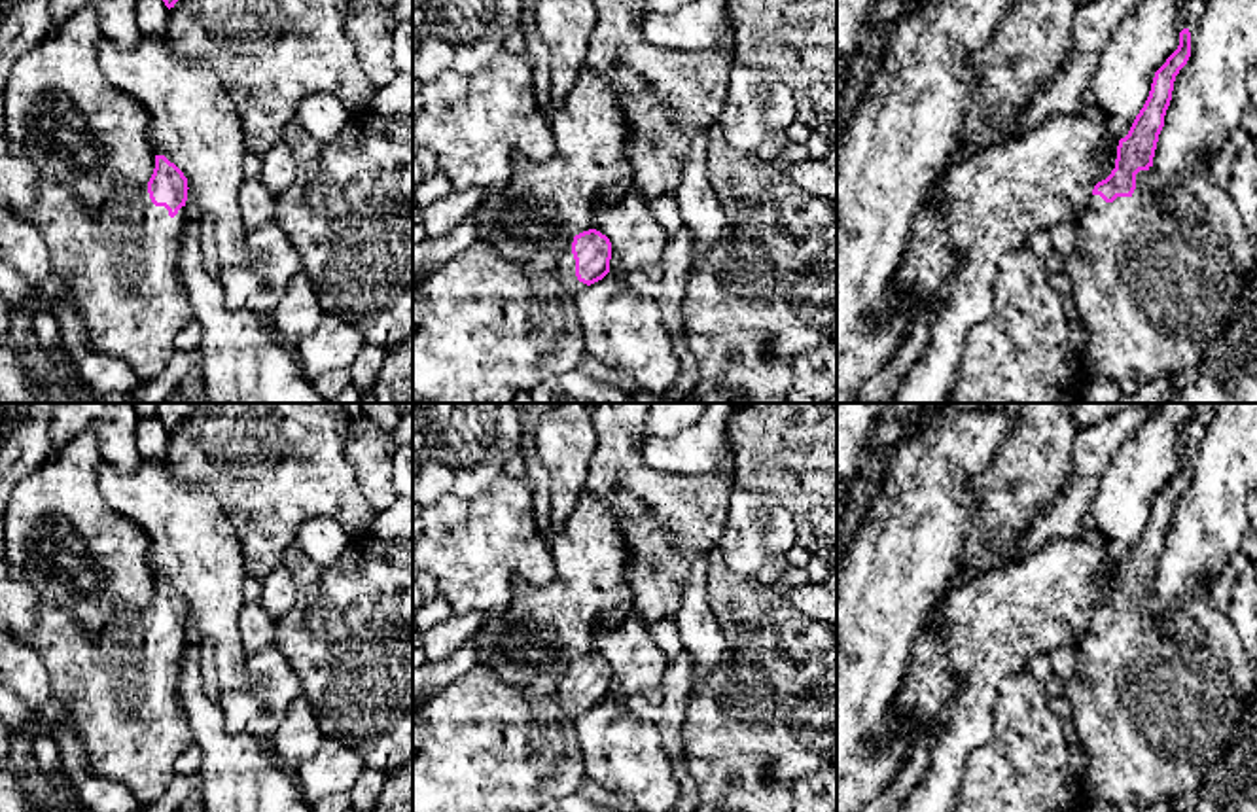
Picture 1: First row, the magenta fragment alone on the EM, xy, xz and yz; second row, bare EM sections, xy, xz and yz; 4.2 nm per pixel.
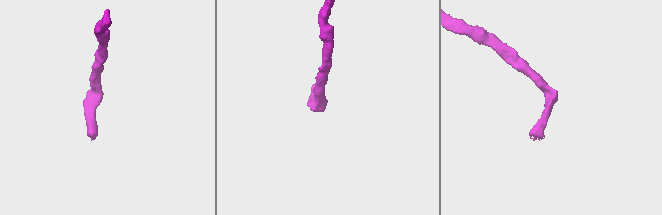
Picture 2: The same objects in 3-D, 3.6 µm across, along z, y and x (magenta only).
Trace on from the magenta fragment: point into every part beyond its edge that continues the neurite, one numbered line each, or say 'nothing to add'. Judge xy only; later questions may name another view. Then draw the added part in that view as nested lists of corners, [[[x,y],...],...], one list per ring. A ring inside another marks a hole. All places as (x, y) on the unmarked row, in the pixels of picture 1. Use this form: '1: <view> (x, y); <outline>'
1: xy (118, 688); [[[40,598],[34,630],[19,640],[40,655],[51,697],[64,706],[61,725],[78,736],[87,768],[127,786],[144,806],[165,797],[178,774],[182,751],[193,744],[191,727],[176,698],[186,630],[170,642],[165,630],[151,627],[148,608],[119,608],[98,634],[89,634],[68,608]]]

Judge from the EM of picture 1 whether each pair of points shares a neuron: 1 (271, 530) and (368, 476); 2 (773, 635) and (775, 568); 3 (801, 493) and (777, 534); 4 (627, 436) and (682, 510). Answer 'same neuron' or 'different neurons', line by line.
1: different neurons
2: different neurons
3: different neurons
4: same neuron

